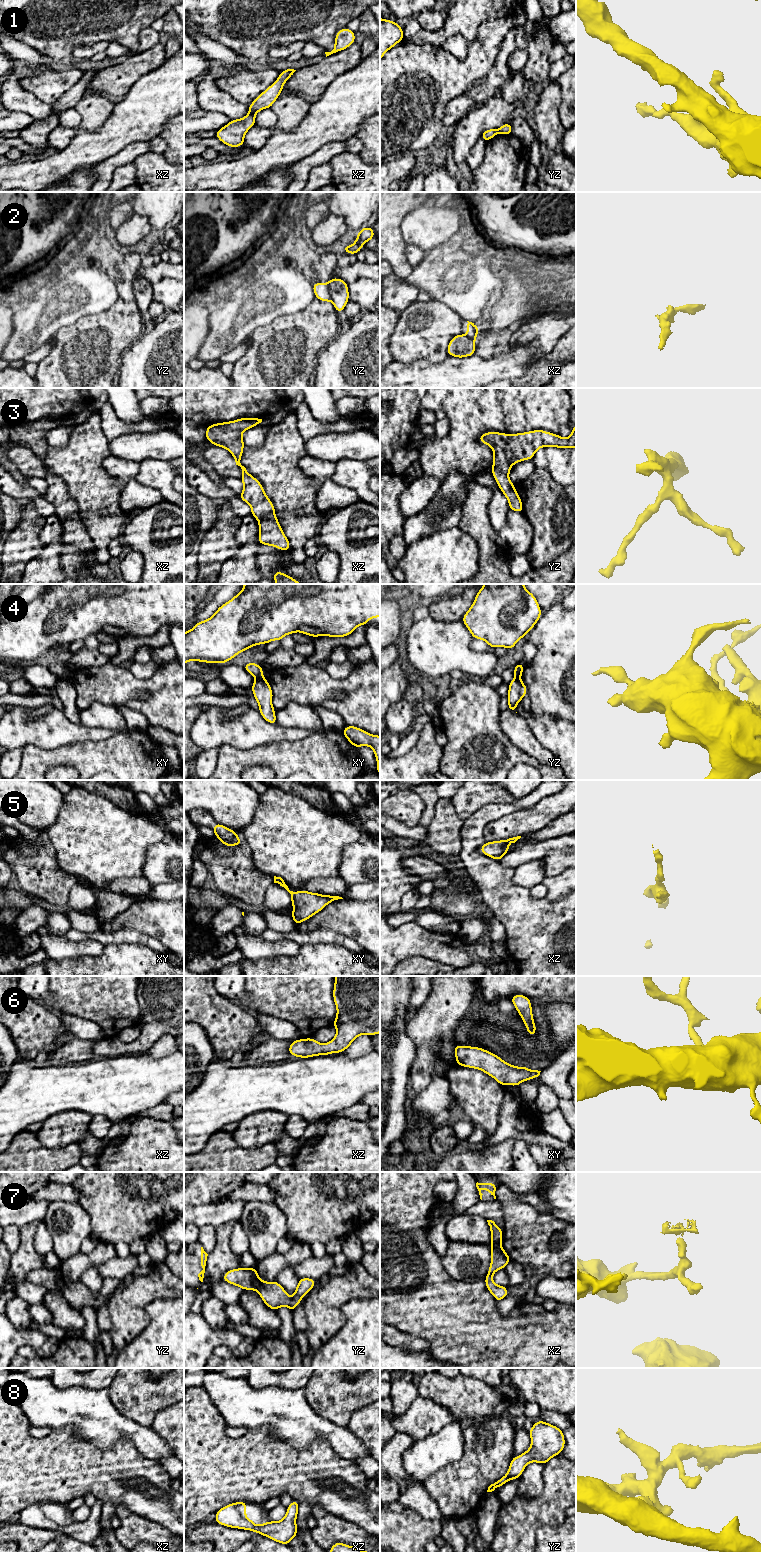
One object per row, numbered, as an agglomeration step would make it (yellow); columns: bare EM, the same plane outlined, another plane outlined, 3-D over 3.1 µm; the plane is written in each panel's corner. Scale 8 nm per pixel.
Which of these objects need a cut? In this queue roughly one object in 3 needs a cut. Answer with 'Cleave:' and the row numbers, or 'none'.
Cleave: 1, 2, 4, 7

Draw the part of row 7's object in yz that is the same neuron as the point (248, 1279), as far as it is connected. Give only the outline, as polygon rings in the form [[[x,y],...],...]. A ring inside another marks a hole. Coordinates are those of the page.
[[[256,1267],[253,1268],[237,1268],[226,1272],[223,1281],[236,1285],[243,1290],[255,1290],[261,1279],[257,1273]]]

